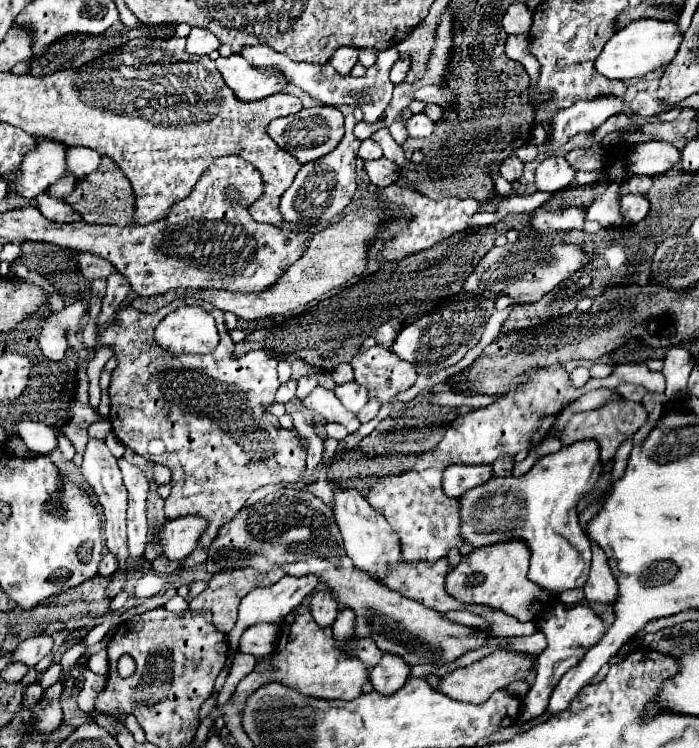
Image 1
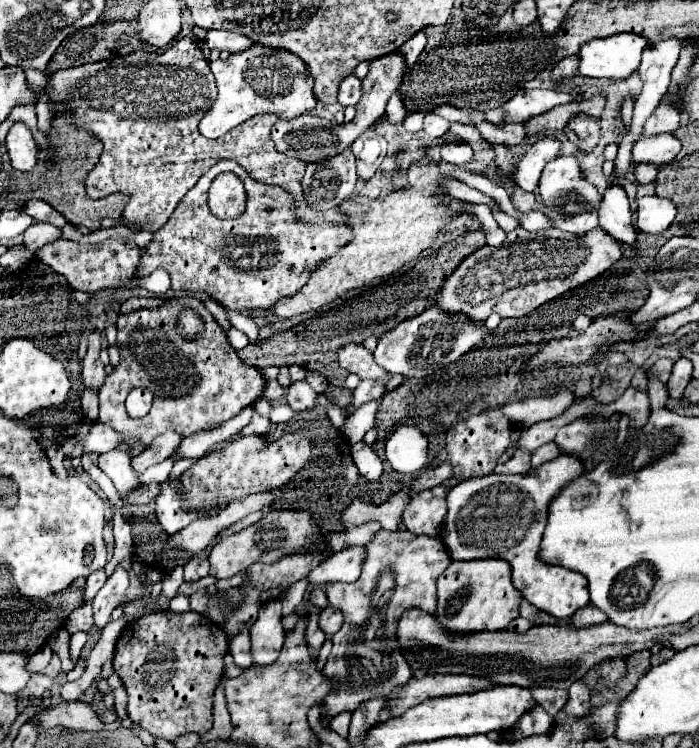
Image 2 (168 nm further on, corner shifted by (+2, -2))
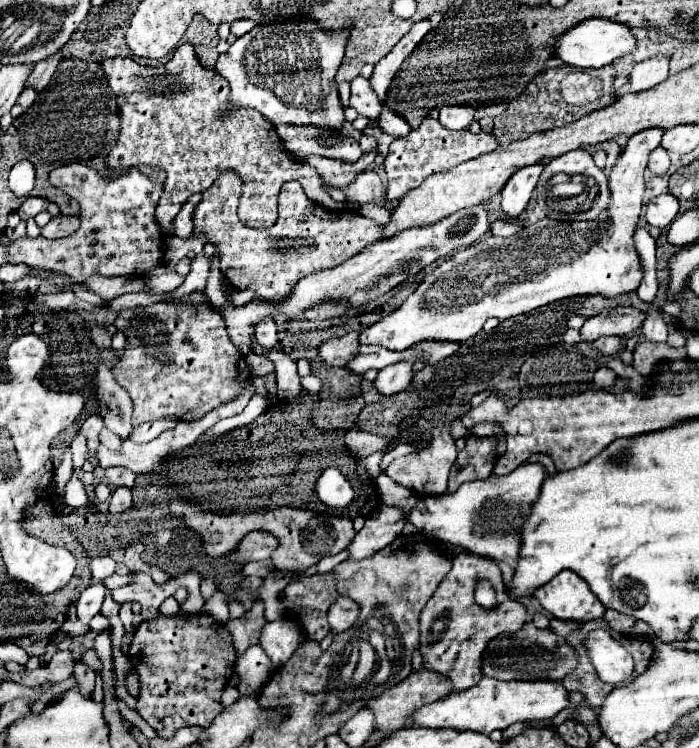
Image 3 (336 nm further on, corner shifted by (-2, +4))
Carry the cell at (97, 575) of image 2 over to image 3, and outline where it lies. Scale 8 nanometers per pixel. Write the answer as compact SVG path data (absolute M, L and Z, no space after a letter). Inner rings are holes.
M93 582L91 586L87 586L81 592L81 598L77 602L77 618L83 624L89 624L91 618L95 614L99 614L101 604L103 604L103 598L105 598L105 592L107 592L107 588L103 586L103 582Z

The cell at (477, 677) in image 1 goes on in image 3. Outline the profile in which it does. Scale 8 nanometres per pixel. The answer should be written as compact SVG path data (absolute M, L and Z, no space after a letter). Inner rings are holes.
M417 670L417 672L411 672L409 678L405 678L397 686L385 690L377 698L371 698L367 702L367 708L373 710L373 714L375 714L375 728L379 728L381 732L395 732L395 730L405 726L407 718L415 710L419 710L425 704L431 704L435 700L445 698L449 692L451 690L449 690L449 680L447 678L441 678L437 672L431 672L431 670Z

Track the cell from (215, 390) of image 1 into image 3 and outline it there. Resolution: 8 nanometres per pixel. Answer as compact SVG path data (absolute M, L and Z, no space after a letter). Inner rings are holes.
M153 304L153 306L145 306L145 308L131 308L131 310L123 310L123 312L119 312L113 324L117 326L117 330L119 330L119 332L123 332L123 334L129 338L129 344L131 344L131 346L127 346L127 348L125 348L121 362L113 368L113 376L115 376L115 380L117 380L117 382L119 382L119 384L121 384L121 386L129 392L129 396L131 396L131 400L133 400L133 424L135 424L135 426L143 424L143 420L157 420L157 418L199 420L201 416L205 416L207 412L211 412L211 410L213 410L213 408L217 408L219 404L229 402L231 398L235 398L235 394L237 394L237 388L239 388L241 380L247 380L247 378L249 378L249 374L251 374L251 372L249 372L249 368L245 366L245 378L237 378L237 374L239 374L237 364L241 362L241 358L243 358L243 356L241 356L241 352L239 352L239 350L235 350L233 342L229 340L221 314L219 314L219 312L215 312L215 310L211 310L211 308L207 308L207 306L195 306L195 308L193 308L191 304Z

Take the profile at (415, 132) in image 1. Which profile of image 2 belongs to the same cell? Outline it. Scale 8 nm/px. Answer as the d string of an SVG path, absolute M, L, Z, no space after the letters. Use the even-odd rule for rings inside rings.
M427 114L425 116L425 122L423 122L423 134L429 136L429 138L439 138L443 136L445 132L449 130L449 122L439 118L439 116L433 116L433 114Z

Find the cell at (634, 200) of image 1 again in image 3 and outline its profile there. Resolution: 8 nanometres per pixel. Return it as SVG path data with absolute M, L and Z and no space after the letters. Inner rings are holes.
M659 194L651 204L647 204L647 222L657 228L667 228L679 212L679 200L673 194Z

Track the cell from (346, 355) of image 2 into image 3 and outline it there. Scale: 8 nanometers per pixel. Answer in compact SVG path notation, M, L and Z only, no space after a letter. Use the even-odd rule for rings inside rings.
M349 332L345 336L341 336L341 338L331 338L331 340L323 342L317 348L321 360L327 366L343 366L343 364L347 364L355 356L355 352L359 348L357 338L359 338L359 332Z

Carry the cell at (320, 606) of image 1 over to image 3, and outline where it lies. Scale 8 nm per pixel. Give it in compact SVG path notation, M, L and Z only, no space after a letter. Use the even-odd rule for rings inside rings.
M341 596L329 610L329 624L333 628L333 634L349 630L355 620L359 618L359 604L347 596Z

